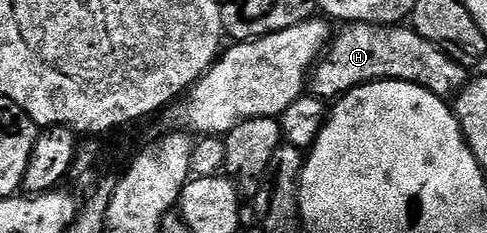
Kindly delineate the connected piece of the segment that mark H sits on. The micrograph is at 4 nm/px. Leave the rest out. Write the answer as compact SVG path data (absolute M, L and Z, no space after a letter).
M348 22L337 27L324 53L308 78L313 97L337 100L369 82L416 84L437 98L453 99L471 81L467 67L452 60L432 40L424 40L409 25L374 26L370 22Z

